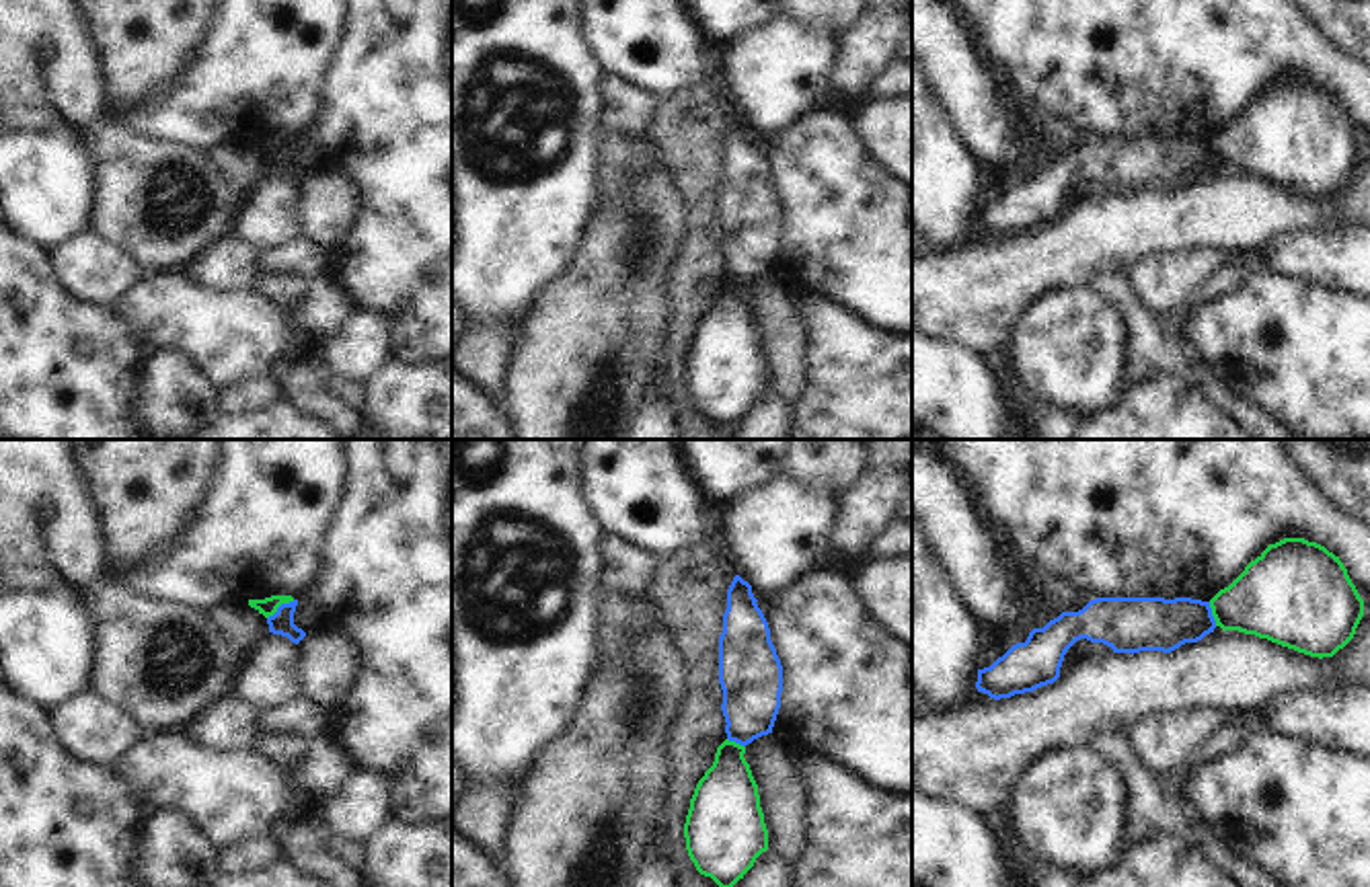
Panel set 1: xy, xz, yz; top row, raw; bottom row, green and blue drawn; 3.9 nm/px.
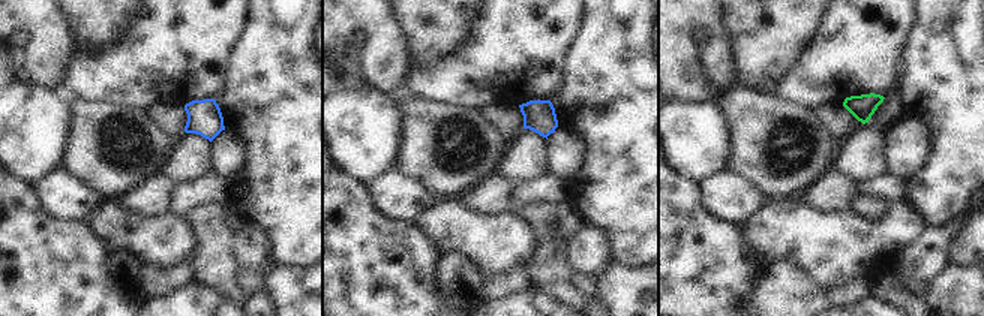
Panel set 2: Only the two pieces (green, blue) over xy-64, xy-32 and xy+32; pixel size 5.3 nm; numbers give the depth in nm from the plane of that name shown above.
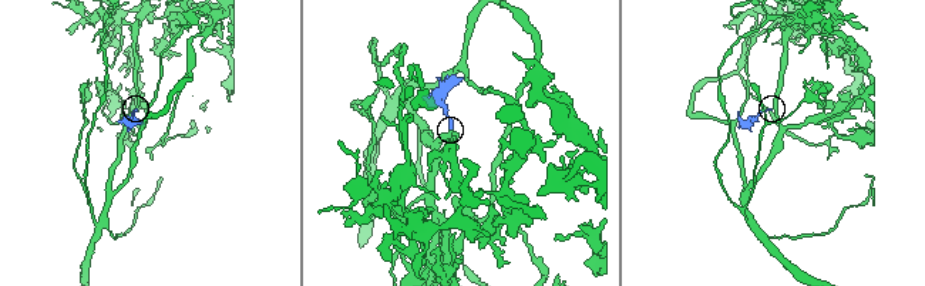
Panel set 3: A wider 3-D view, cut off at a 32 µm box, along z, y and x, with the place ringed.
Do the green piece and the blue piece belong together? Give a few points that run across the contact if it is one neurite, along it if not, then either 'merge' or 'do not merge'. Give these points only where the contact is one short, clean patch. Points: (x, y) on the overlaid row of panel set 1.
line xy (294, 600), (284, 602), (268, 619); do not merge

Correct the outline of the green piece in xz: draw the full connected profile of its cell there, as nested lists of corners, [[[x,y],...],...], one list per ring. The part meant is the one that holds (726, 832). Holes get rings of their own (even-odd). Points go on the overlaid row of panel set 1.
[[[725,739],[698,780],[684,823],[696,871],[719,887],[733,887],[768,850],[768,830],[746,747]]]

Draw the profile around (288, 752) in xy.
[[[267,735],[257,739],[255,747],[281,770],[294,770],[302,764],[308,743],[302,735]]]

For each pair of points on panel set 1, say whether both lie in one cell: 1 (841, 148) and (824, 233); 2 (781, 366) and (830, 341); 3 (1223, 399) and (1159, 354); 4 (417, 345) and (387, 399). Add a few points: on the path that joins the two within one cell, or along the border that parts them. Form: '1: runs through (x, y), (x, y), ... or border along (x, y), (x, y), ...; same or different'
1: runs through (841, 169), (841, 212); same
2: border along (797, 309), (804, 331), (804, 387), (791, 403); different
3: runs through (1206, 382), (1175, 358); same
4: border along (391, 358), (413, 366), (430, 364); different

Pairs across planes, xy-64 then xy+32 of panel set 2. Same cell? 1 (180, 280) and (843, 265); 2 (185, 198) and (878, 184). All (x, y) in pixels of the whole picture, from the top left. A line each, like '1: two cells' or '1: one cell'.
1: two cells
2: one cell

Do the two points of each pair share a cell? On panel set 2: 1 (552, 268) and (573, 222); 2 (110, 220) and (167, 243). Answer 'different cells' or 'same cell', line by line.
1: different cells
2: same cell

